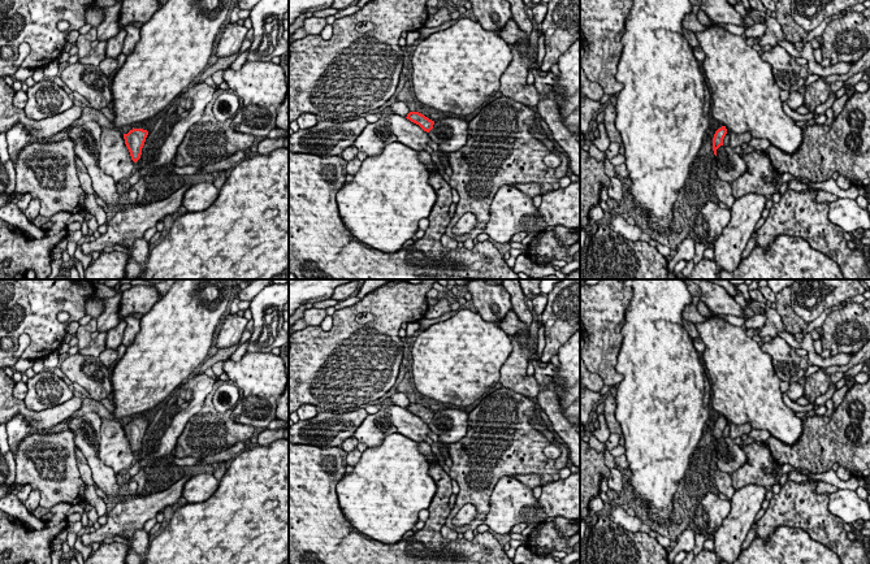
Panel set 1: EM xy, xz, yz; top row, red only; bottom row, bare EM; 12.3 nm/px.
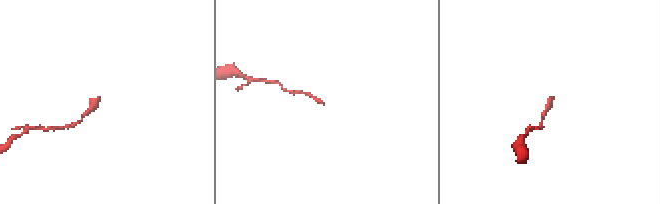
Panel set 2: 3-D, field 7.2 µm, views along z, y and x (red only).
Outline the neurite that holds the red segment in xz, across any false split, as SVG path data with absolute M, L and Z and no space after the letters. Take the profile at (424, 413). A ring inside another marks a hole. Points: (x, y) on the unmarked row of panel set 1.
M410 403L406 409L419 416L427 424L429 424L434 416L434 412L429 411L428 408L419 403Z

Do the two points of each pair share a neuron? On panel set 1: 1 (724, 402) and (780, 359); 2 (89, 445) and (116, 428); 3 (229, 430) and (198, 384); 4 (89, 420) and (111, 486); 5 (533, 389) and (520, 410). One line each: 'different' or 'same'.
1: different
2: different
3: different
4: same
5: different

